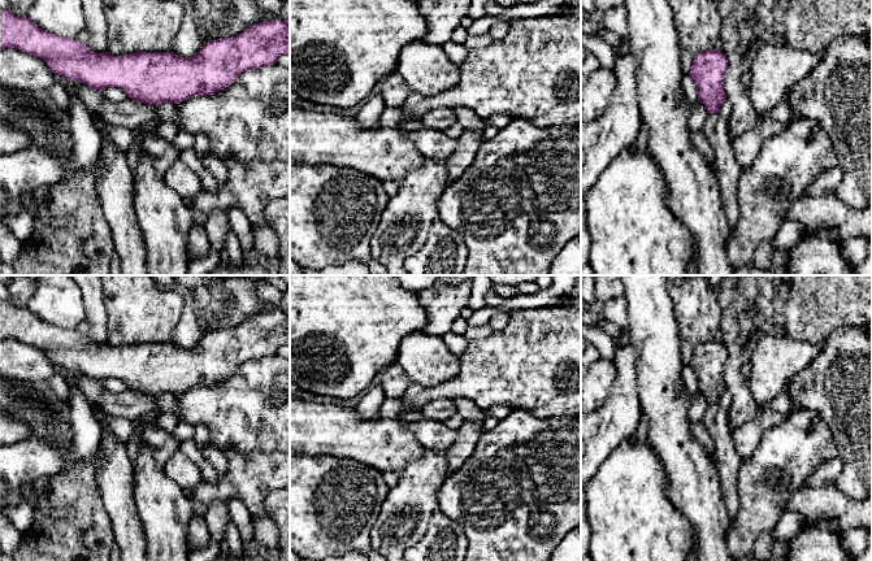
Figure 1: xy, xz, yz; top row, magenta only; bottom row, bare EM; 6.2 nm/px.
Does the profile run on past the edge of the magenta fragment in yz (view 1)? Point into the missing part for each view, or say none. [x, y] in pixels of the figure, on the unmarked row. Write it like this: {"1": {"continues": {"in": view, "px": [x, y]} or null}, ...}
{"1": {"continues": {"in": "yz", "px": [727, 461]}}}

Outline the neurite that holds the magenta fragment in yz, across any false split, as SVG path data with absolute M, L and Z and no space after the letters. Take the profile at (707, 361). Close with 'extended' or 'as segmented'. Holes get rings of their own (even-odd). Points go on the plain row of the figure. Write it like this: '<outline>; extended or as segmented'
M710 340L695 347L689 366L697 377L698 391L706 396L708 409L702 419L715 448L715 466L729 516L729 530L738 512L737 477L741 466L730 435L726 412L719 403L726 390L724 368L728 349L721 342Z; extended

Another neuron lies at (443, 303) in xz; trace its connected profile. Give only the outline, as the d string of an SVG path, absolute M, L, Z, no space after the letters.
M441 275L430 288L418 292L420 303L426 313L426 323L420 331L439 336L451 332L454 322L469 305L473 284L473 279L447 284L443 277Z

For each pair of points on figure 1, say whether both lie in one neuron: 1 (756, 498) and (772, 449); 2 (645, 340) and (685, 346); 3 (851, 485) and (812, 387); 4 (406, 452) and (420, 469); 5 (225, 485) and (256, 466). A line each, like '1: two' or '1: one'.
1: one
2: two
3: one
4: two
5: one

